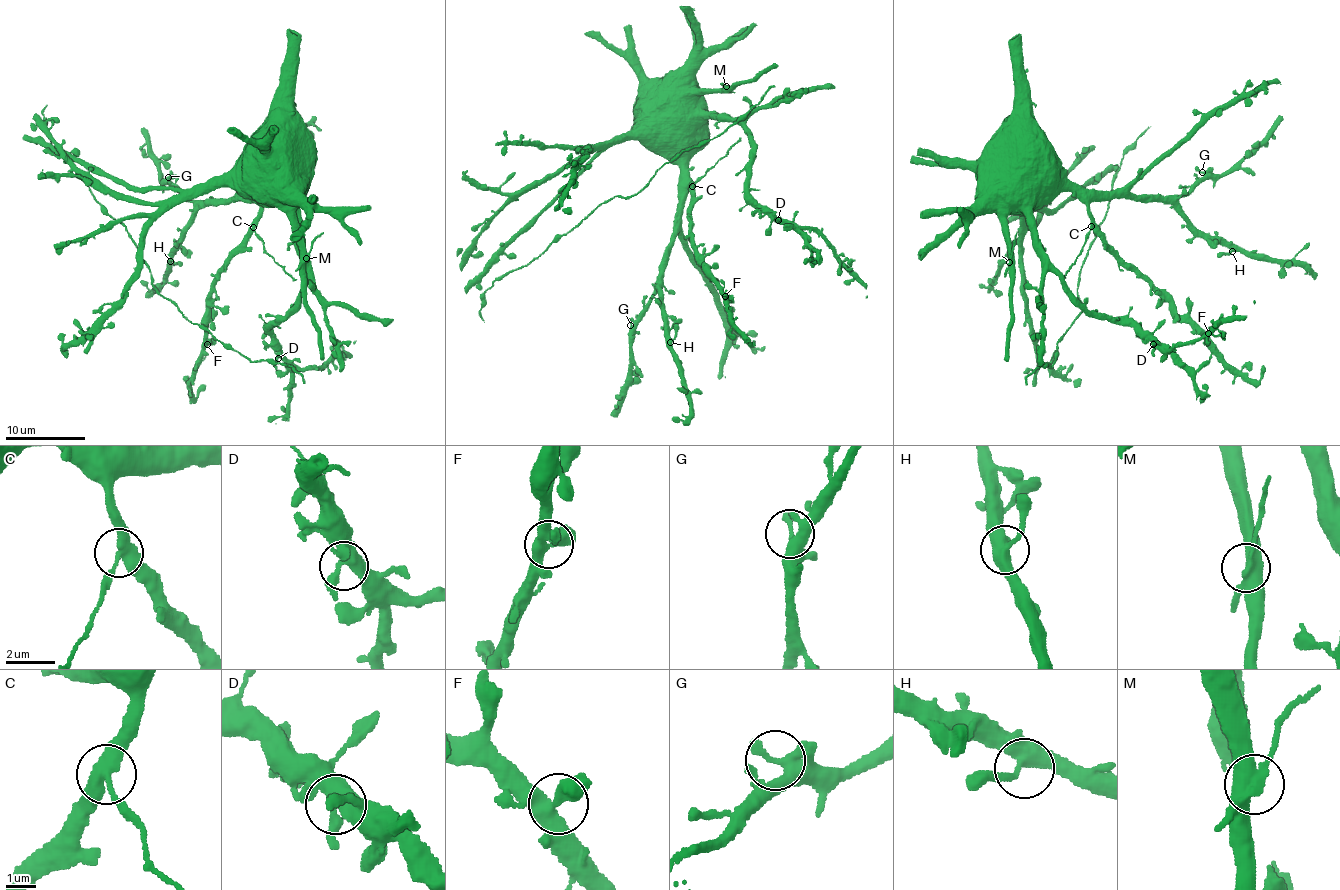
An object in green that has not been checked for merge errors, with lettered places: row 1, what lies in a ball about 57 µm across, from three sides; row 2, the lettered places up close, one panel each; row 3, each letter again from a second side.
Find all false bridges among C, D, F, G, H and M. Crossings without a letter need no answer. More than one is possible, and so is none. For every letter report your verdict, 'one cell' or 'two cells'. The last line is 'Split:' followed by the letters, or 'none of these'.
C: two cells
D: one cell
F: one cell
G: one cell
H: one cell
M: two cells
Split: C, M

